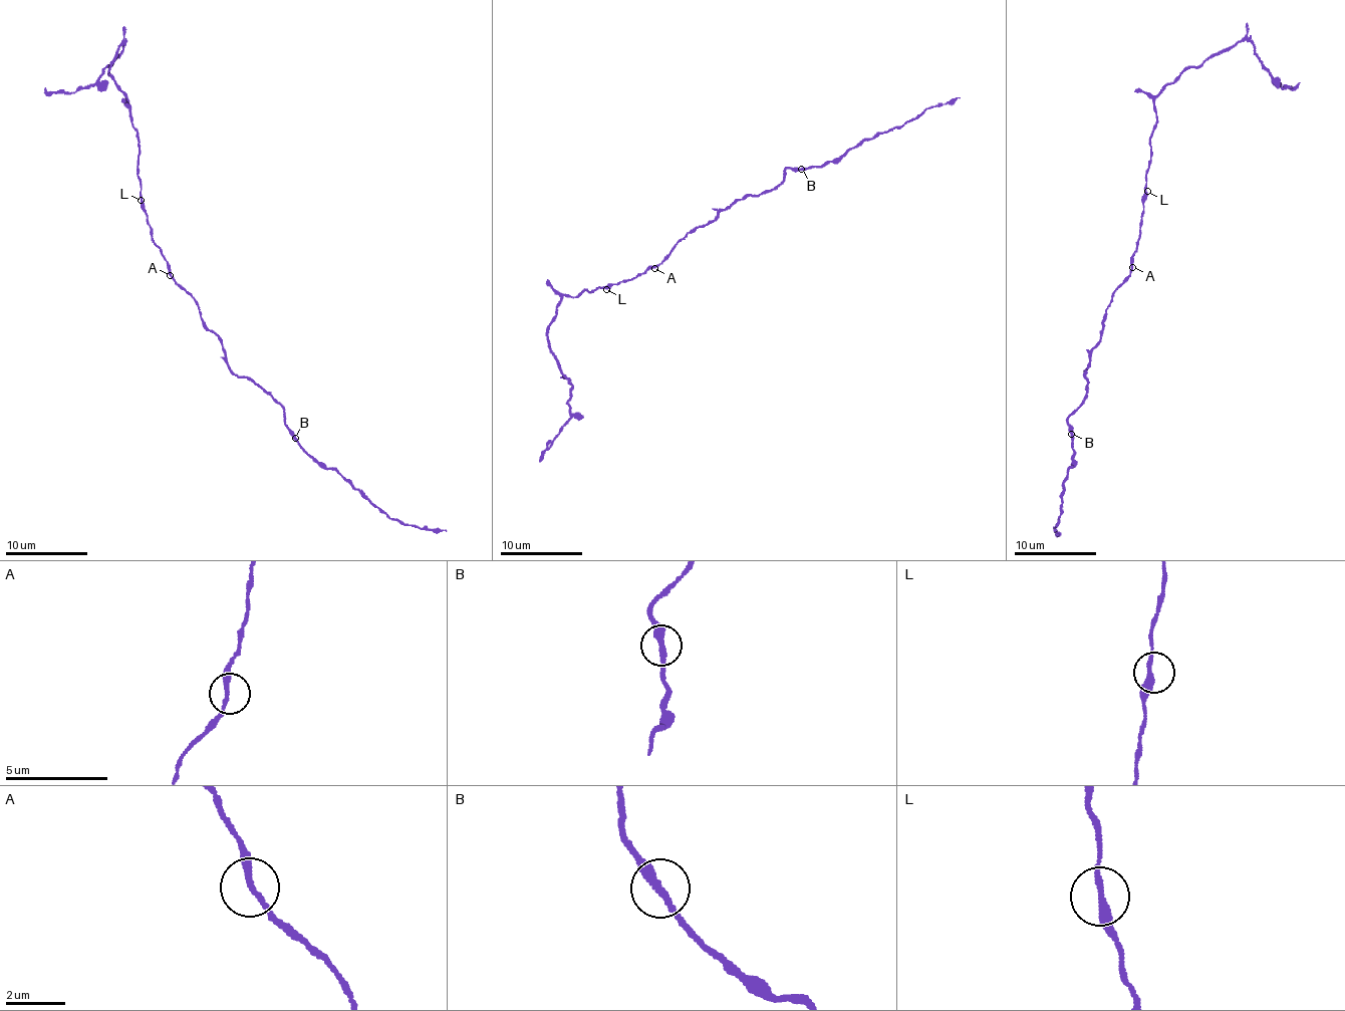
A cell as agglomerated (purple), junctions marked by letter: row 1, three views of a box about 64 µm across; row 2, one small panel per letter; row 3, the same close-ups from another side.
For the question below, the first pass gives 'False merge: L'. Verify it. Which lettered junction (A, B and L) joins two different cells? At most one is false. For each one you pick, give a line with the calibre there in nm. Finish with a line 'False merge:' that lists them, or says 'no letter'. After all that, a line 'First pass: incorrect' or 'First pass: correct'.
False merge: no letter
First pass: incorrect

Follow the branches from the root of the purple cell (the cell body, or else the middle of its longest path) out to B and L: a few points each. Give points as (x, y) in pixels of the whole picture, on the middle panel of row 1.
B: (654, 266), (688, 233), (715, 220), (718, 212), (737, 201), (770, 191), (784, 181), (785, 170), (801, 168)
L: (654, 266), (606, 289)

